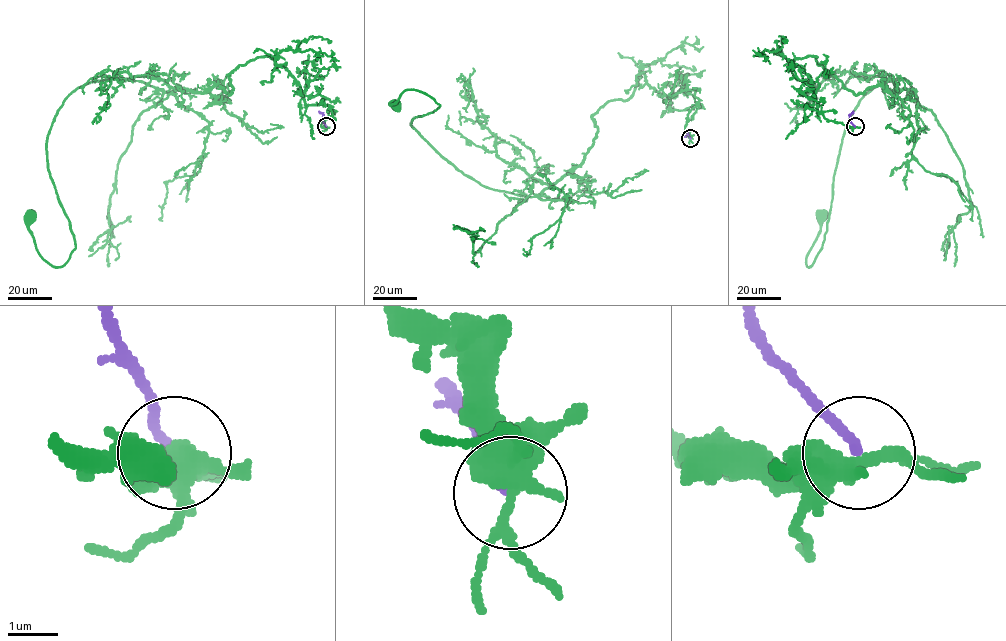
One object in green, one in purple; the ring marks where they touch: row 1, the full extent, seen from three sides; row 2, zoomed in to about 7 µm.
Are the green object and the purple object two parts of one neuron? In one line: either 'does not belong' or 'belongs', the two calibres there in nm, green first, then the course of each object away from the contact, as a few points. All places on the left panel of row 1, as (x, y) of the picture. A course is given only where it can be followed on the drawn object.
belongs; calibres 340 and 170 nm; course green (326, 127), (334, 110), (269, 56), (229, 95), (92, 81), (47, 135), (62, 266), (30, 216); course purple (326, 127), (319, 111)

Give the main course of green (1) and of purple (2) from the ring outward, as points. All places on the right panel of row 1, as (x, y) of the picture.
1: (855, 127), (806, 105), (796, 58), (856, 95), (913, 89), (885, 81), (854, 110), (807, 266), (820, 216)
2: (855, 127), (850, 121), (853, 111)

